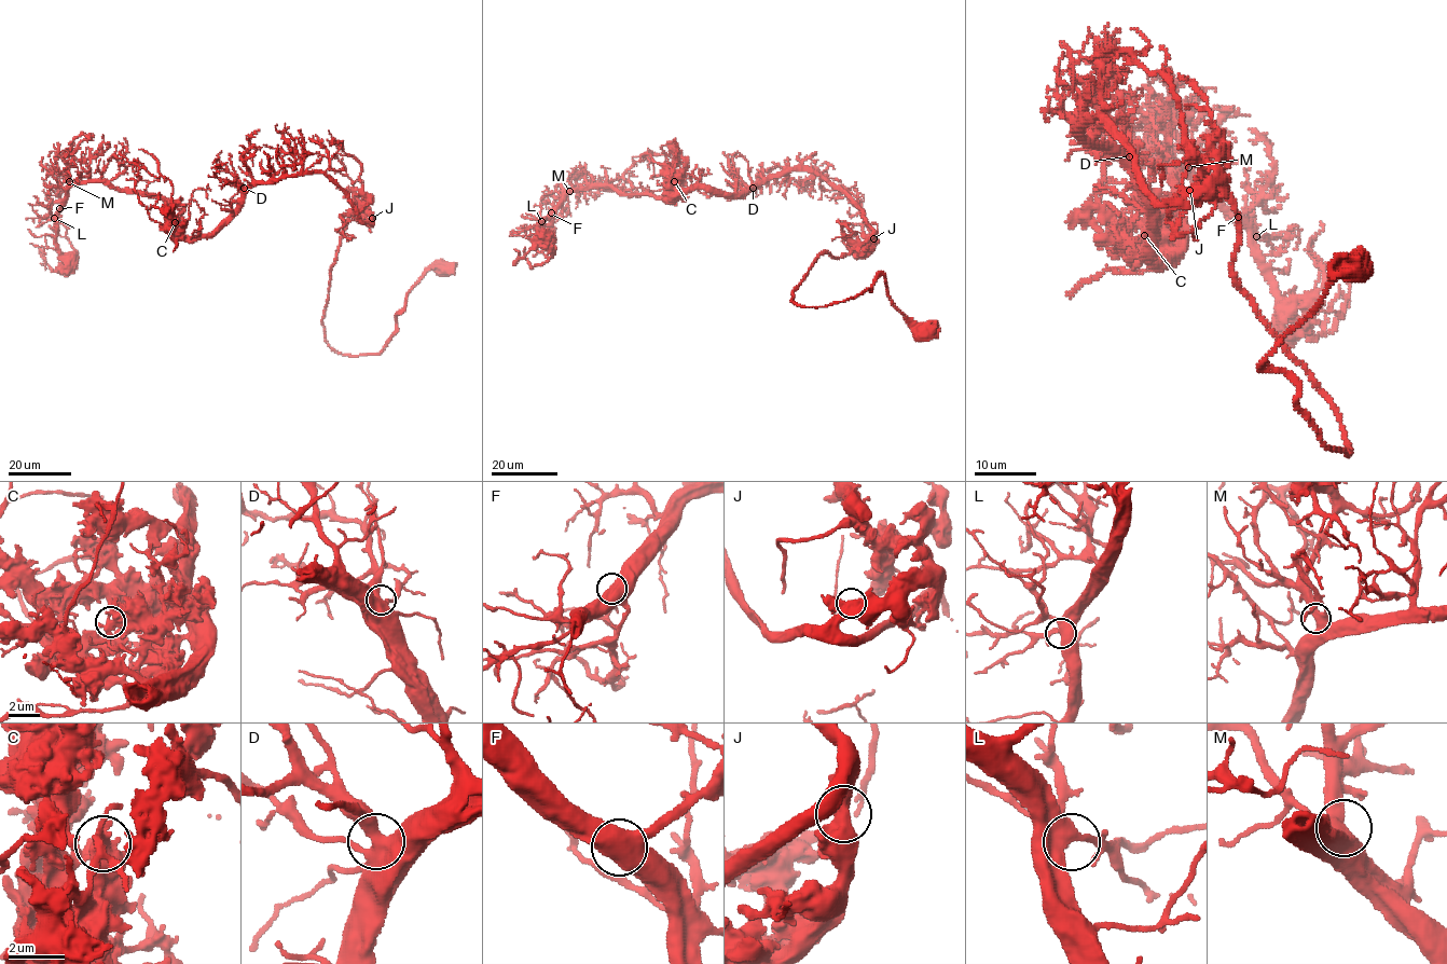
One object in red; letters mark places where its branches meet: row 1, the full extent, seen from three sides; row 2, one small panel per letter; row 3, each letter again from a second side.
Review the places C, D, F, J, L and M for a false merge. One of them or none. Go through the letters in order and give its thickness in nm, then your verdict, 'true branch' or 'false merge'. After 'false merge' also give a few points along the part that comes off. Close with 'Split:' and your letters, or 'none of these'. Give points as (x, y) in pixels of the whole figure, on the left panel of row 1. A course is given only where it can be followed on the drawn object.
C: calibre 440 nm; false merge; course (175, 223), (174, 249)
D: calibre 460 nm; true branch
F: calibre 480 nm; true branch
J: calibre 460 nm; true branch
L: calibre 420 nm; true branch
M: calibre 440 nm; true branch
Split: C

